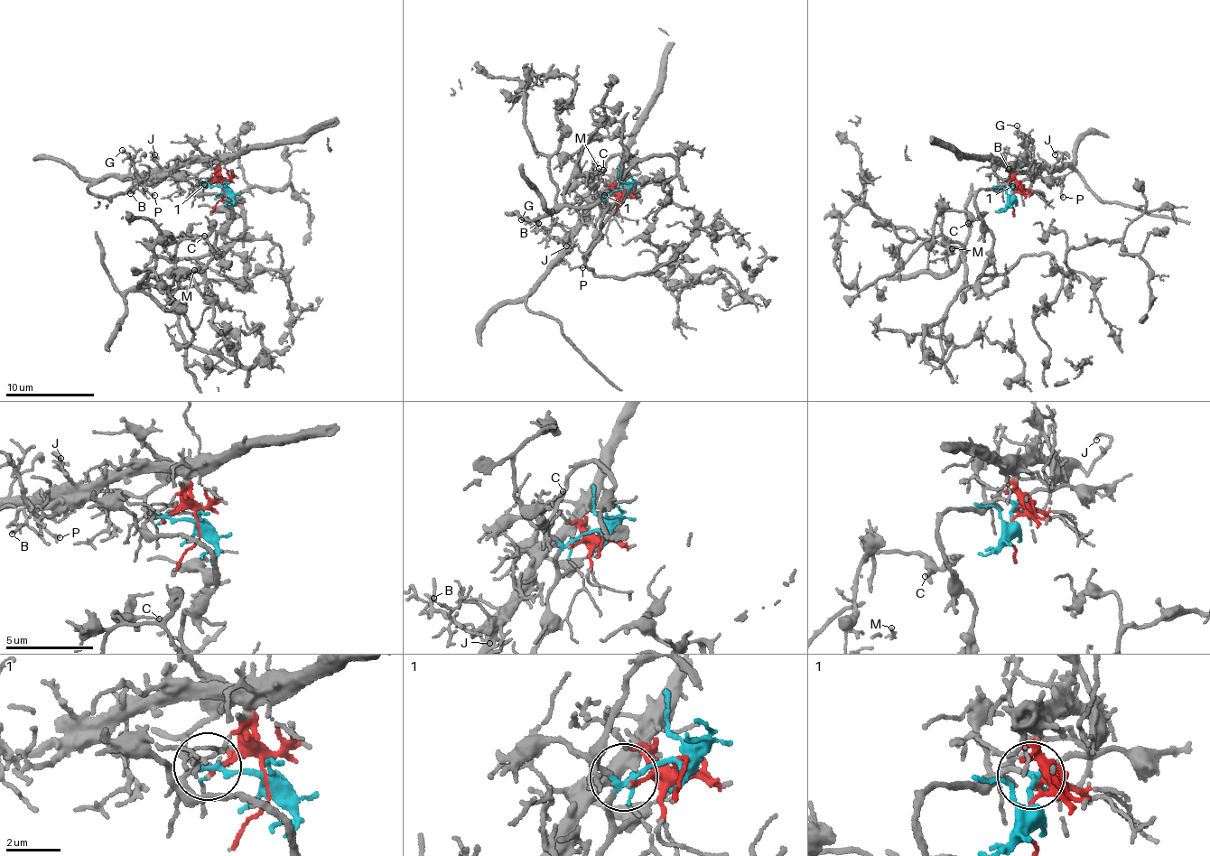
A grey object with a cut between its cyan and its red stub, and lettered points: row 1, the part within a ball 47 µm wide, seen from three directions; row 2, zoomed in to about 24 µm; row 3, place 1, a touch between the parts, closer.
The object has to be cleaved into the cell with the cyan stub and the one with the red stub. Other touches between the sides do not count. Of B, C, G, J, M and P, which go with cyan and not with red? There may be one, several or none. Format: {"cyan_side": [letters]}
{"cyan_side": ["C", "M"]}

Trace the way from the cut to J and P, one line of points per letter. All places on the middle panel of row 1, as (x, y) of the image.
J: (623, 189), (618, 191), (611, 186), (587, 206), (573, 231), (572, 248), (566, 252), (566, 246)
P: (623, 189), (618, 191), (611, 186), (591, 200), (571, 246), (564, 254), (572, 267), (581, 267)

